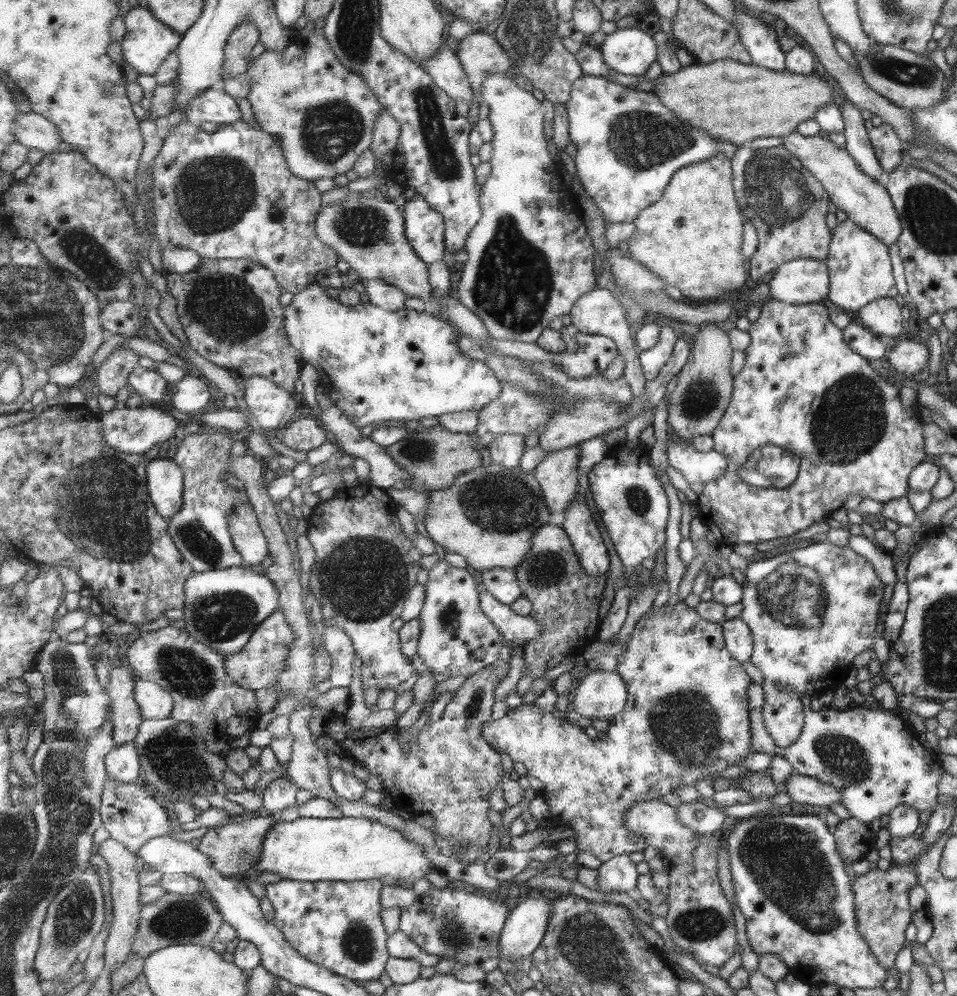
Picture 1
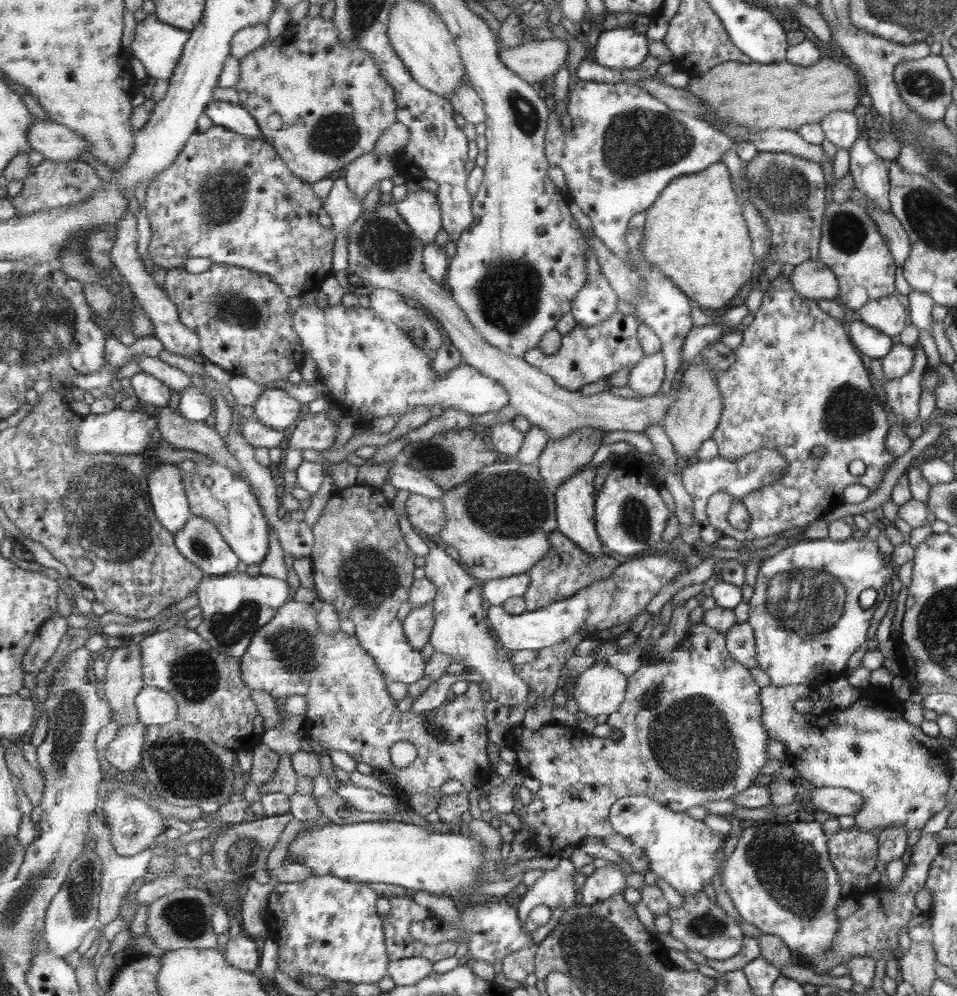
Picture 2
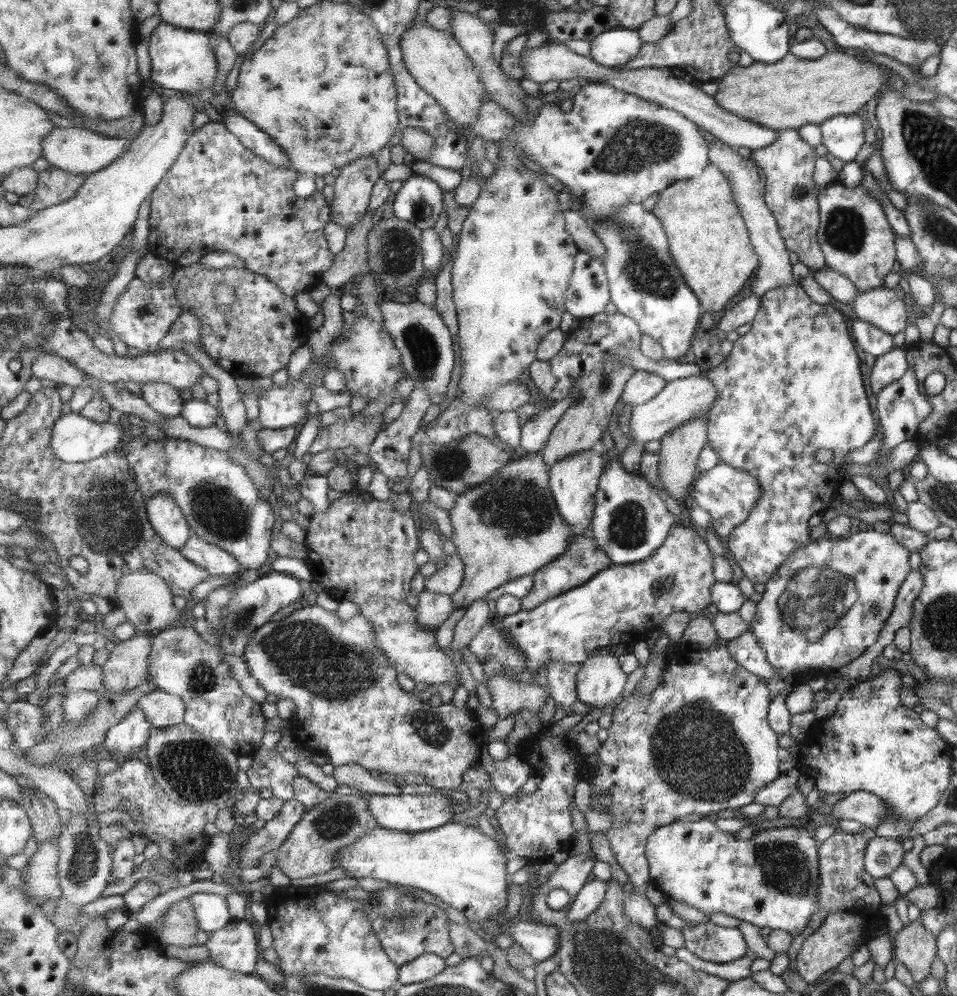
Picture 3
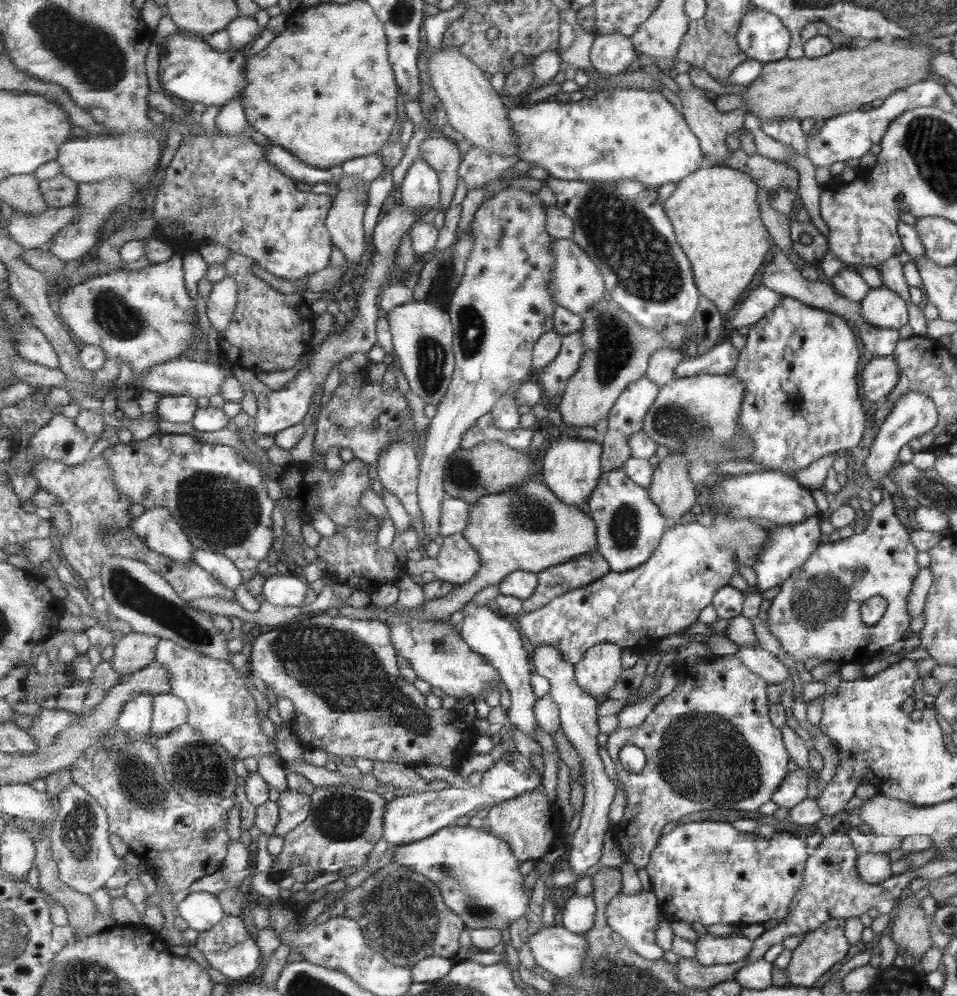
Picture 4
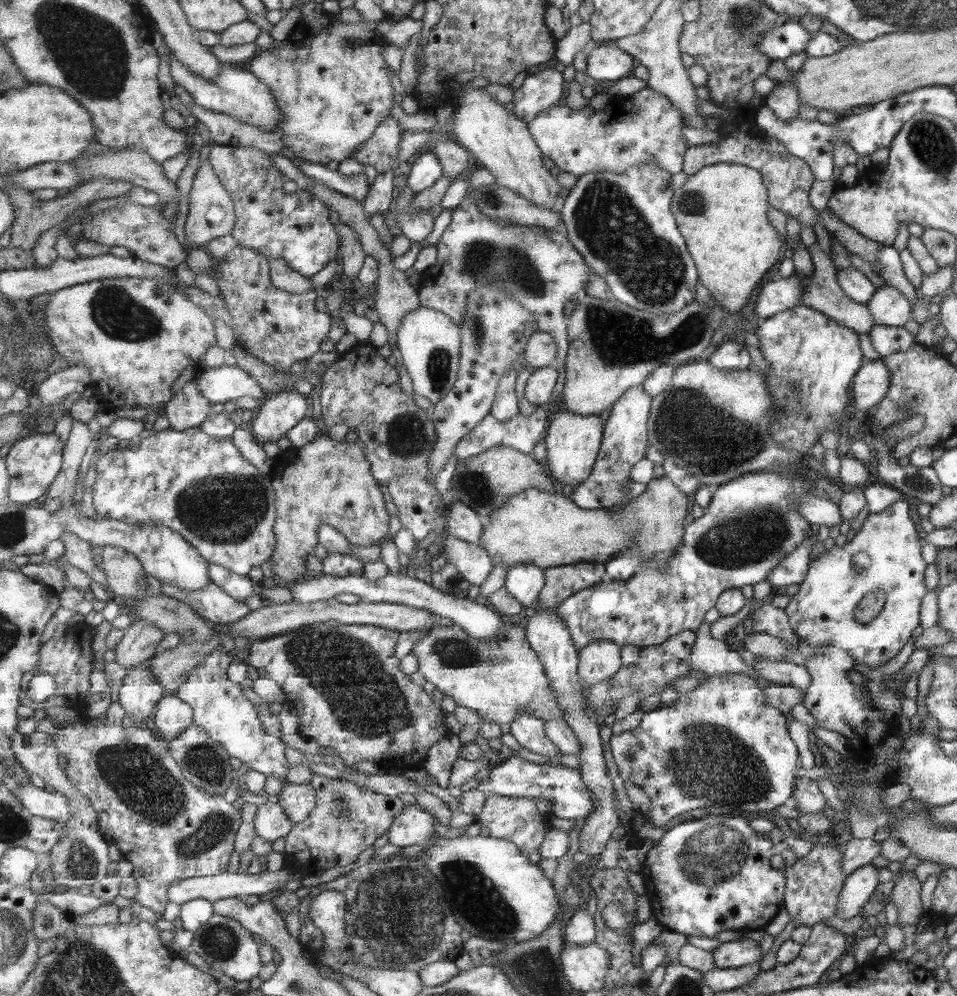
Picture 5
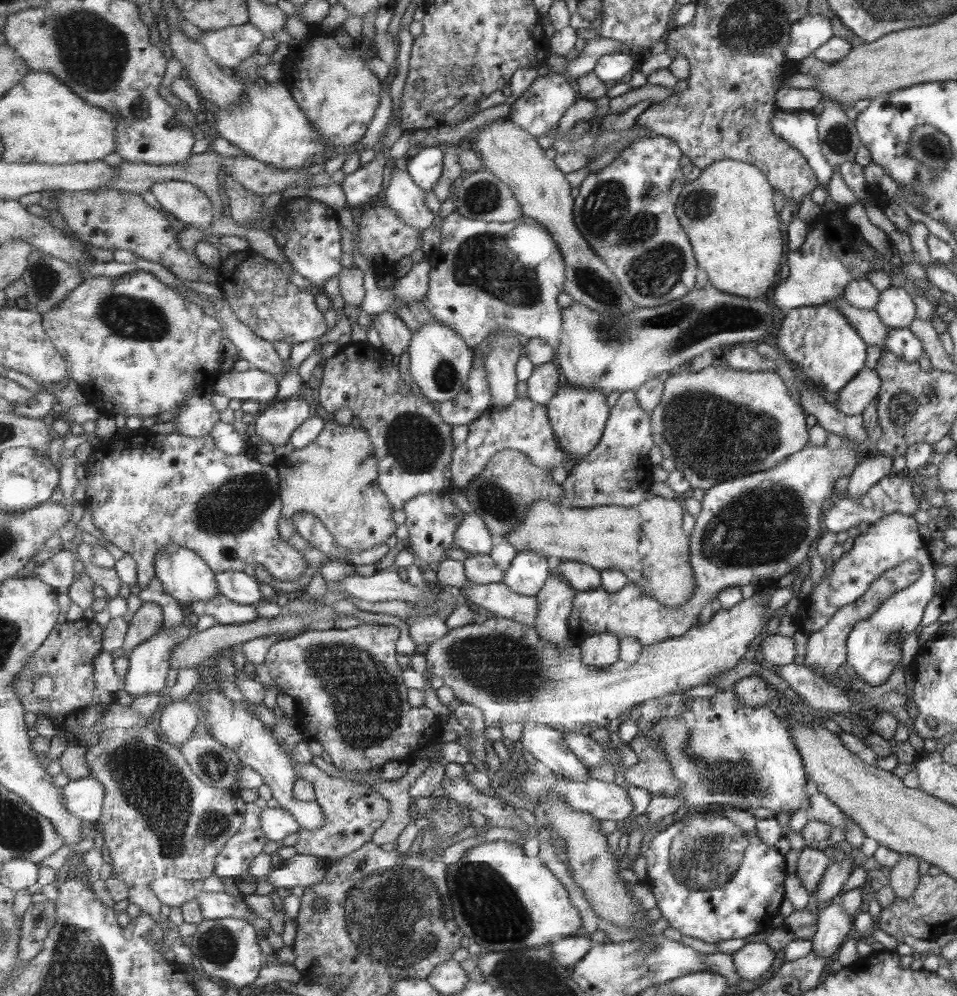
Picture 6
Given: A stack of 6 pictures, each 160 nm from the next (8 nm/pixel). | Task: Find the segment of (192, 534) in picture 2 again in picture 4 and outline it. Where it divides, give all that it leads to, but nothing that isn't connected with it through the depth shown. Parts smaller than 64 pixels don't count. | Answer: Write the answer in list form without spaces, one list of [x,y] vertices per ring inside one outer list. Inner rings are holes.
[[[195,548],[195,563],[205,571],[213,574],[227,589],[236,590],[243,584],[247,575],[244,574],[233,560],[229,560],[225,554]]]

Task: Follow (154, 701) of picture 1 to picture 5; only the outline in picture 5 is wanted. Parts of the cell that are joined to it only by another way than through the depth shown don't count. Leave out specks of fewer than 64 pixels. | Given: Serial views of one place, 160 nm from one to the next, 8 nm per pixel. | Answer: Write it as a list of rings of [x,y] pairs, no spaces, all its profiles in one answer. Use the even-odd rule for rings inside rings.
[[[167,695],[160,700],[153,714],[152,724],[163,740],[175,740],[186,728],[194,724],[194,710],[178,697]]]

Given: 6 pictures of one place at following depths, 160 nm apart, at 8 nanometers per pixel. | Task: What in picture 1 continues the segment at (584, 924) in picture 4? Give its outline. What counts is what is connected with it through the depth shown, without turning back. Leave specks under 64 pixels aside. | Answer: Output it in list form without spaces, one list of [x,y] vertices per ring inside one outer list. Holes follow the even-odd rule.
[[[629,853],[614,856],[609,862],[602,863],[598,868],[599,892],[627,892],[635,895],[637,886],[637,863],[631,860]]]

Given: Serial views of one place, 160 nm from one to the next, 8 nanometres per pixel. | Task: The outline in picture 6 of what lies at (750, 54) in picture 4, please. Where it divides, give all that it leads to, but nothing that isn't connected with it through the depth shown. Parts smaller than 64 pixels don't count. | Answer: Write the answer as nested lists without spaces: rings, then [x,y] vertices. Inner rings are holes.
[[[810,14],[796,20],[789,30],[789,44],[785,46],[785,57],[797,64],[820,48],[833,36],[827,15]]]

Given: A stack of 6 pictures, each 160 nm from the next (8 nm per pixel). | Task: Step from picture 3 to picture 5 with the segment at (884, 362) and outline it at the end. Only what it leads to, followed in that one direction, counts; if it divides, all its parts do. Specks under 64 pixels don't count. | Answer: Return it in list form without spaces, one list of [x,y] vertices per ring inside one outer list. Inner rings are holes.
[[[881,358],[866,361],[853,379],[852,403],[856,411],[875,406],[889,390],[889,371]]]

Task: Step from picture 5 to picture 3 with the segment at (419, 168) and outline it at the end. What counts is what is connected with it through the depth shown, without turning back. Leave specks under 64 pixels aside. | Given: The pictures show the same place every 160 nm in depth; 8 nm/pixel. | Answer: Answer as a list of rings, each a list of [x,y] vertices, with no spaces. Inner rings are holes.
[[[415,174],[415,176],[407,180],[396,193],[393,204],[393,216],[401,220],[406,220],[411,224],[416,224],[423,230],[434,228],[441,218],[441,215],[445,212],[445,206],[443,206],[443,192],[444,190],[436,181],[425,177],[425,175]]]

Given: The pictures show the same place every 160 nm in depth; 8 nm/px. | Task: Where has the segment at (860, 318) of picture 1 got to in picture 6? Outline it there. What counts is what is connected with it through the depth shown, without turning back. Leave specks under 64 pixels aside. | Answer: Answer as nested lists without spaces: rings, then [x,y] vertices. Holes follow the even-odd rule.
[[[903,287],[886,288],[880,291],[873,311],[881,324],[889,329],[905,328],[915,318],[915,306]]]

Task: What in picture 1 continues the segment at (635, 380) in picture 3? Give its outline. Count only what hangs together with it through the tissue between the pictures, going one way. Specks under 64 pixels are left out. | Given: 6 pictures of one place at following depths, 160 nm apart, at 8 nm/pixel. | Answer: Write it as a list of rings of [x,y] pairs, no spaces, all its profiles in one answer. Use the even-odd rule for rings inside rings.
[[[663,325],[659,328],[659,342],[656,346],[640,353],[640,361],[645,371],[646,380],[651,380],[660,374],[661,367],[672,356],[677,339],[677,333],[669,326]]]

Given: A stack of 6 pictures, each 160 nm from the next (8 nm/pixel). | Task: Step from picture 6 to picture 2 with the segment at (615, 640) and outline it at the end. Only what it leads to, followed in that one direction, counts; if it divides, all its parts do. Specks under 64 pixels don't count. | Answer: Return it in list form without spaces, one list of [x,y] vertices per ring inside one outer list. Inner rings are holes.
[[[595,661],[578,676],[573,699],[588,716],[613,714],[621,708],[628,694],[628,676],[609,662]]]

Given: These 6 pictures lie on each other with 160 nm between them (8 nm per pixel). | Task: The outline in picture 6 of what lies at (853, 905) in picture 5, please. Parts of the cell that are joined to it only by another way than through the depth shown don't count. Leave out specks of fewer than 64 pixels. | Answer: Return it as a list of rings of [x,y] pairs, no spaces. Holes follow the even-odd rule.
[[[839,896],[827,904],[818,906],[816,915],[816,931],[810,940],[812,942],[811,951],[818,957],[829,958],[849,937],[854,916],[844,913]]]

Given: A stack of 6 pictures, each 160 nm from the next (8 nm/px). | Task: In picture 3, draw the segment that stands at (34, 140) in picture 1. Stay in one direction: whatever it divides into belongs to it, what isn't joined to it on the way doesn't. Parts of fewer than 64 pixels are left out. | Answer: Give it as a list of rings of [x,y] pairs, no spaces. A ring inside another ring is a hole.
[[[76,124],[70,127],[55,127],[44,136],[42,144],[44,145],[44,157],[51,165],[57,166],[61,170],[87,176],[107,168],[130,147],[128,140],[107,137],[89,130],[89,128],[78,127]]]

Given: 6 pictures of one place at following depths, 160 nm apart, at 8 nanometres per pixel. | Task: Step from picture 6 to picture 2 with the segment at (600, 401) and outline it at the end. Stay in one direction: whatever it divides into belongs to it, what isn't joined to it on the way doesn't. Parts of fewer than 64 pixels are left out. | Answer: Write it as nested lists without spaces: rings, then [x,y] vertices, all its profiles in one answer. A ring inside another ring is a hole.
[[[588,464],[579,474],[559,486],[556,492],[558,530],[581,546],[591,557],[606,552],[596,524],[595,472],[598,469],[599,465]]]

